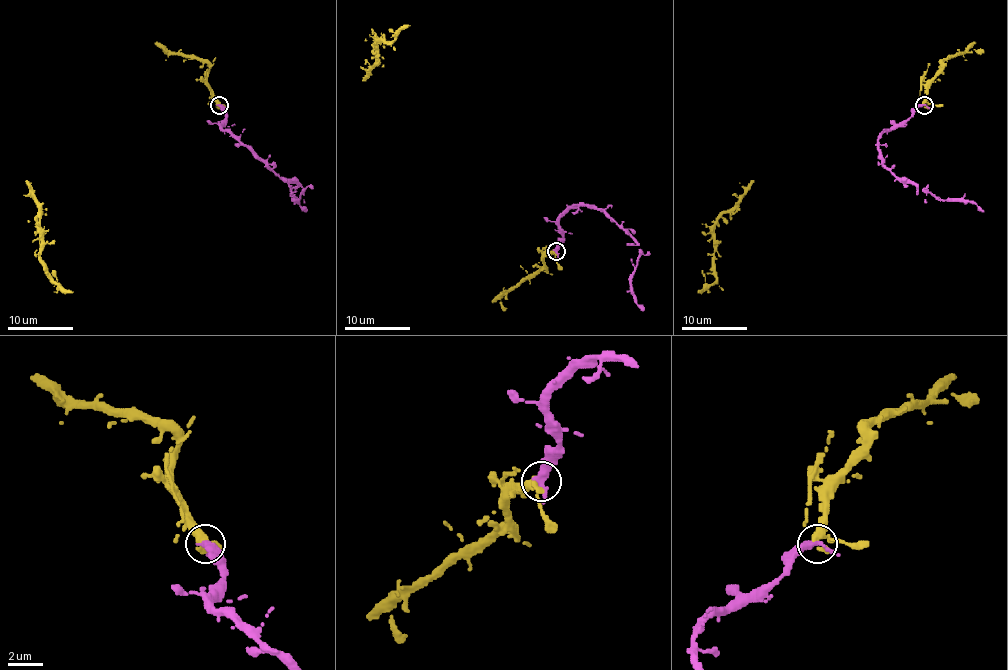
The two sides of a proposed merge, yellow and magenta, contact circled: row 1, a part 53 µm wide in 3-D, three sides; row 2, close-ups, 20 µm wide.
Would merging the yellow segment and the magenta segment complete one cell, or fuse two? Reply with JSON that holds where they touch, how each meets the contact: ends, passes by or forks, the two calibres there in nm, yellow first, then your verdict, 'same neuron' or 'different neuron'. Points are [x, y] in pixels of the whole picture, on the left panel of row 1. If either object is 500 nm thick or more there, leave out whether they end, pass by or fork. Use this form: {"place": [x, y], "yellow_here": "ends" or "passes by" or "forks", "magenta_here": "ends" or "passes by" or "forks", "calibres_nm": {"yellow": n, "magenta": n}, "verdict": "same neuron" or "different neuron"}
{"place": [219, 105], "yellow_here": "forks", "magenta_here": "passes by", "calibres_nm": {"yellow": 280, "magenta": 320}, "verdict": "same neuron"}

